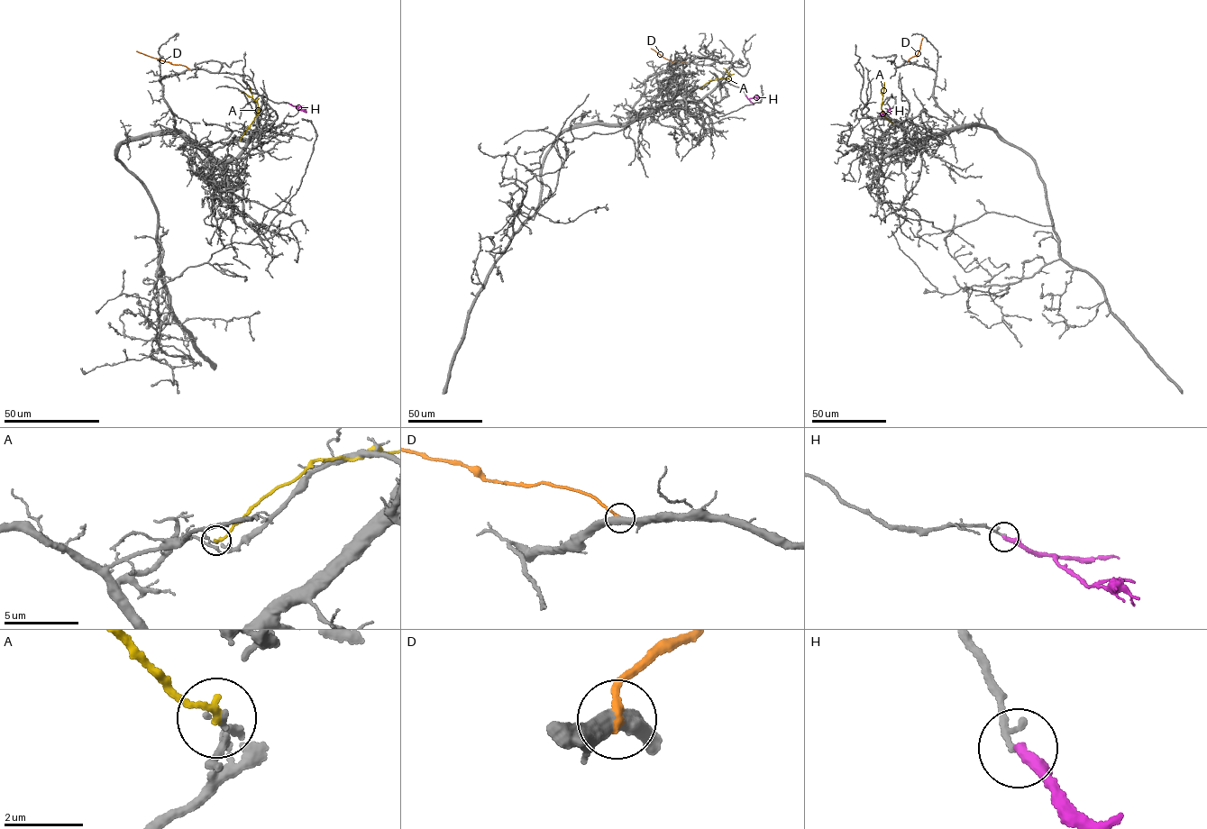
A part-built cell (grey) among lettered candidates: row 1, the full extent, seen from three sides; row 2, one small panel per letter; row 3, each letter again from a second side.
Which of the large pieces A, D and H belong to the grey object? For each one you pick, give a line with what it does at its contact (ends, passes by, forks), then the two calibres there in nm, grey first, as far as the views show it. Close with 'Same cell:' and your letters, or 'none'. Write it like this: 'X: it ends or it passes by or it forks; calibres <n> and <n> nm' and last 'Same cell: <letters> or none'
Same cell: none

